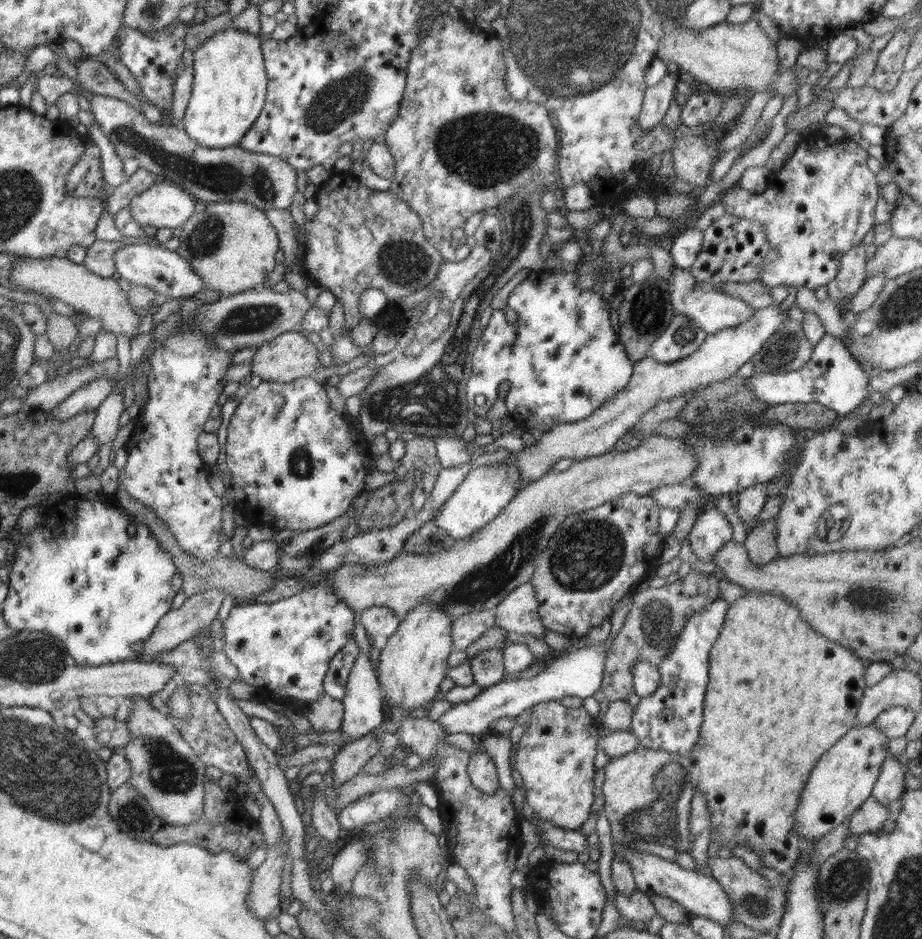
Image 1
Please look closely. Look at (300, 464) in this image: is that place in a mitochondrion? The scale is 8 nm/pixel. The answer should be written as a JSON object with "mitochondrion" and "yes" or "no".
{"mitochondrion":"yes"}

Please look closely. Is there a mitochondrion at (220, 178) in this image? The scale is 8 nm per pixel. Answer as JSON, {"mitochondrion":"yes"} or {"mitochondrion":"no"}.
{"mitochondrion":"yes"}

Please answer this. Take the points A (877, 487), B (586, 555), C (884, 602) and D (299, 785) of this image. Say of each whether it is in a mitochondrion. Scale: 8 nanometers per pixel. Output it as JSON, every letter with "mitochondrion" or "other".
{"A":"other","B":"mitochondrion","C":"mitochondrion","D":"other"}

